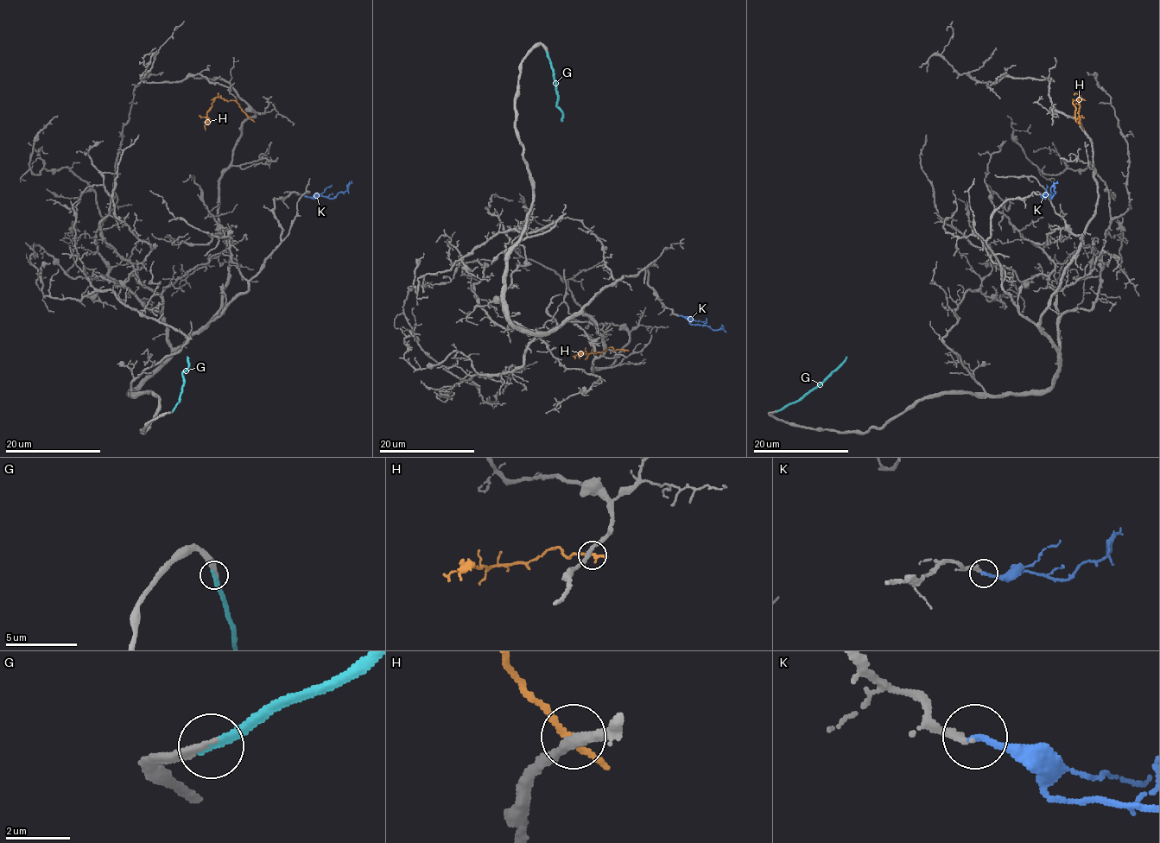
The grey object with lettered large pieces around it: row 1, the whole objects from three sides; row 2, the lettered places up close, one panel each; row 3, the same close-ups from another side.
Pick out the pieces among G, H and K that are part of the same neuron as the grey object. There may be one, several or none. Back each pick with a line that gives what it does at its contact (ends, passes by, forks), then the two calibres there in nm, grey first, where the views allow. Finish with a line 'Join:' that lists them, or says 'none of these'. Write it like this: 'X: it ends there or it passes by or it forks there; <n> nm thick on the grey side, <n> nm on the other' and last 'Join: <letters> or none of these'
G: it ends there; 260 nm thick on the grey side, 300 nm on the other
K: it ends there; 220 nm thick on the grey side, 200 nm on the other
Join: G, K

